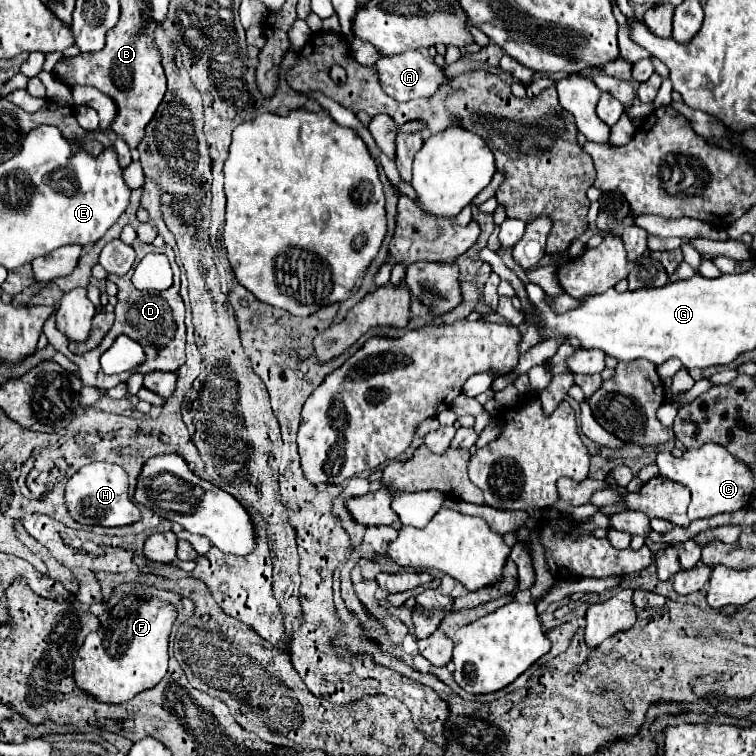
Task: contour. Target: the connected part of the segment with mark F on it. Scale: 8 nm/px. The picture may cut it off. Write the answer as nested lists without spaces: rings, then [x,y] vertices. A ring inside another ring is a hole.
[[[124,595],[122,601],[112,607],[108,627],[90,633],[80,647],[74,661],[76,685],[106,703],[126,703],[136,693],[152,689],[166,675],[168,641],[176,619],[178,609],[172,603],[164,603],[158,597],[142,599]]]

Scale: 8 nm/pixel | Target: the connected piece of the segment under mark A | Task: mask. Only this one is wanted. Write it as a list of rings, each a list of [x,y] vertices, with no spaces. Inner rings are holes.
[[[408,49],[392,57],[380,57],[376,61],[376,69],[380,85],[396,101],[432,97],[450,81],[442,67],[416,49]],[[386,59],[392,59],[392,63],[386,63]]]

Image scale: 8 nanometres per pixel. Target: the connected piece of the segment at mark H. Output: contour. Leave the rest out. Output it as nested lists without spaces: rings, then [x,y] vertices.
[[[90,463],[76,471],[66,483],[66,503],[74,521],[82,525],[130,525],[140,519],[140,511],[130,501],[128,495],[128,477],[120,465],[112,463]]]

